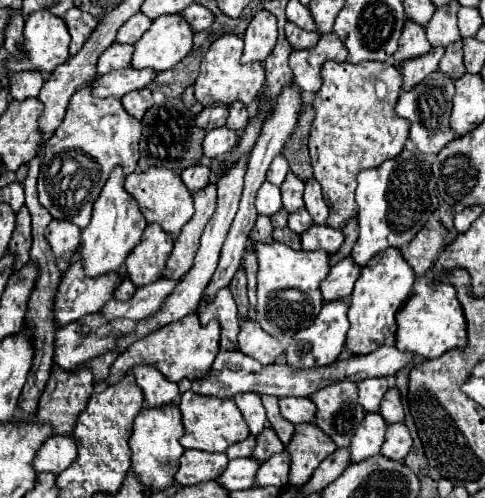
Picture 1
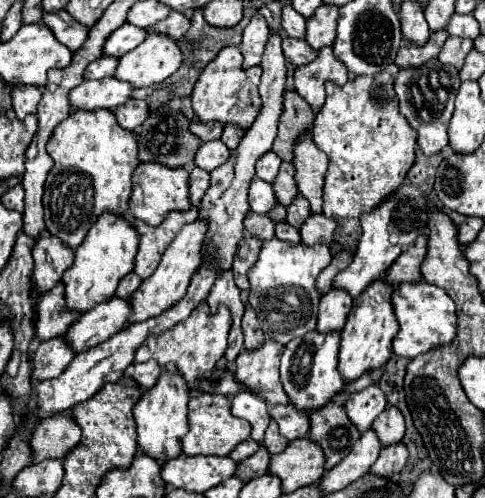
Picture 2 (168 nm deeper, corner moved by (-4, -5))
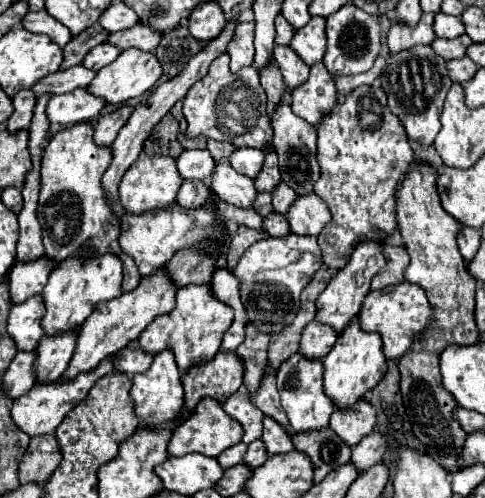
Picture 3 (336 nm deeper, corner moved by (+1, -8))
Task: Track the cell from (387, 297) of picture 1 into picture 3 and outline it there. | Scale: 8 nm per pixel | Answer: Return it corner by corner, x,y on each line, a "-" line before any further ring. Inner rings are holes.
354,318
348,328
338,336
330,354
322,360
324,364
324,392
340,410
350,410
358,400
364,398
368,390
372,390
386,374
386,358
382,354
382,338
378,334
368,334
358,328
358,320

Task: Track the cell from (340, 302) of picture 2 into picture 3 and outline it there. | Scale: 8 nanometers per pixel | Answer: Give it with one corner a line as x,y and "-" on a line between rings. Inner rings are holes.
310,322
302,332
298,354
308,360
322,360
326,352
330,352
330,348
336,344
336,338
338,336
334,336
334,332
330,332
330,328
324,324

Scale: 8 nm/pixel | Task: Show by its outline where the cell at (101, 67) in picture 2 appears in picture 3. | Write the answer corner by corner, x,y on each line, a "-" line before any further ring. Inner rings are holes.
78,64
78,66
58,70
50,76
40,78
32,86
32,92
36,94
36,98
40,98
44,94
66,94
76,88
86,88
86,84
90,84
90,80
94,76
96,76
96,72
90,72
88,68
82,68
82,64

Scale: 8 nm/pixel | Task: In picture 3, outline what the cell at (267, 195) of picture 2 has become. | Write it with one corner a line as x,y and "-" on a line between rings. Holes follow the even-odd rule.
218,162
208,184
210,192
218,196
220,200
238,206
238,208
252,208
256,198
254,180
248,176
242,176
230,168
228,162

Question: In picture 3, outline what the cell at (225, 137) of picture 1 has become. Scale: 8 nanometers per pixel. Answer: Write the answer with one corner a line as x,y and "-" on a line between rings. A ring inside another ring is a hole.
184,150
176,158
176,168
182,178
192,178
192,180
208,180
210,172
214,170
214,160
208,150

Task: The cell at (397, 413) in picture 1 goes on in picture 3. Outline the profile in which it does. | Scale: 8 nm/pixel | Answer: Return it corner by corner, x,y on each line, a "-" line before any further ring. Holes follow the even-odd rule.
372,432
362,440
358,446
352,448
352,458
350,462
356,466
358,472
366,472
370,466
378,464
382,454
386,452
386,440
380,432

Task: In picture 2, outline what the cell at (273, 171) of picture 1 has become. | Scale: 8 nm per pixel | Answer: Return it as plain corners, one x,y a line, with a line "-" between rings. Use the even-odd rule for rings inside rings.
265,153
261,159
259,159
259,165
257,165
257,177
267,181
267,183
273,183
279,175
279,167
281,167
281,159
275,157
275,153

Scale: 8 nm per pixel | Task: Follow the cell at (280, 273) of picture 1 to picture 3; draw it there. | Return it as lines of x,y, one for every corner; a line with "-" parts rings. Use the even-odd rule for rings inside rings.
290,234
284,238
264,238
254,242
240,258
232,274
240,280
242,304
250,322
264,334
280,332
300,310
300,292
322,268
320,246
314,236

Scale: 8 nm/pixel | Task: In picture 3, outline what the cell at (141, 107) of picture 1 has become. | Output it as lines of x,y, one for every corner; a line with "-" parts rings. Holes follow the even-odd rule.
120,106
118,110
110,112
110,114
104,114
96,128
94,128
94,142
98,146
108,146
114,142
114,136
120,132
120,128
128,122
130,114
132,114
132,106

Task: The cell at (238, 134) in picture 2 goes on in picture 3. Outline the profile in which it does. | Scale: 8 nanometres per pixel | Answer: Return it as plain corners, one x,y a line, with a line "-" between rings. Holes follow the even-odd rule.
208,140
206,148
208,148
208,152
212,154
212,158
216,162
228,160
228,156
234,152
234,146
230,142
218,142
218,140

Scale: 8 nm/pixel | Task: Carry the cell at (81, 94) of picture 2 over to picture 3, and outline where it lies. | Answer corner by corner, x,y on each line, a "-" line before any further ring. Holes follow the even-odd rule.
78,88
68,94
52,96
46,106
46,116
50,124
72,126
92,120
94,116
100,114
102,108
104,108
102,100
90,96
84,88

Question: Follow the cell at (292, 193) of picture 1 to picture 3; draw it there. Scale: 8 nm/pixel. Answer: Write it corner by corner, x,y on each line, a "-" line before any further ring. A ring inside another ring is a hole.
268,152
264,156
264,166
258,172
258,176
254,178
256,190
258,192
272,192
276,188
276,184
280,182
280,168
278,168
278,160
274,156
274,152

